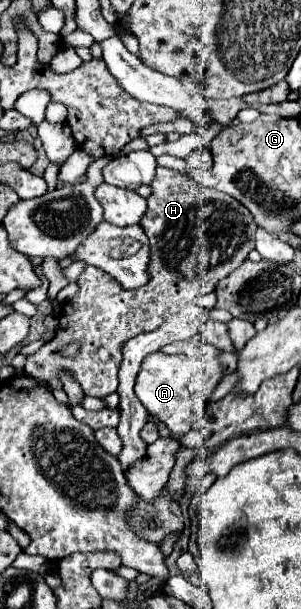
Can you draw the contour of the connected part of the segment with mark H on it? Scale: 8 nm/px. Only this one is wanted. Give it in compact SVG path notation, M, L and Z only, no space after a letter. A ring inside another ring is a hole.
M157 169L151 187L153 193L147 199L149 207L141 219L141 227L151 245L151 281L141 289L123 291L121 285L117 285L117 281L103 269L87 265L79 275L77 295L67 303L69 309L63 309L59 315L55 337L47 341L37 353L27 357L27 377L53 383L59 381L63 373L67 373L81 385L85 395L103 399L119 385L117 371L121 365L121 347L125 341L141 333L155 331L163 321L181 311L197 317L199 326L211 319L213 309L205 309L203 297L213 293L217 283L235 271L247 259L249 251L255 249L253 237L257 225L253 215L233 197L215 193L213 189L201 189L189 177L173 173L173 169ZM181 243L187 261L191 261L189 267L181 267ZM65 341L81 341L81 353L77 353L75 359L53 357L53 353L57 353Z

